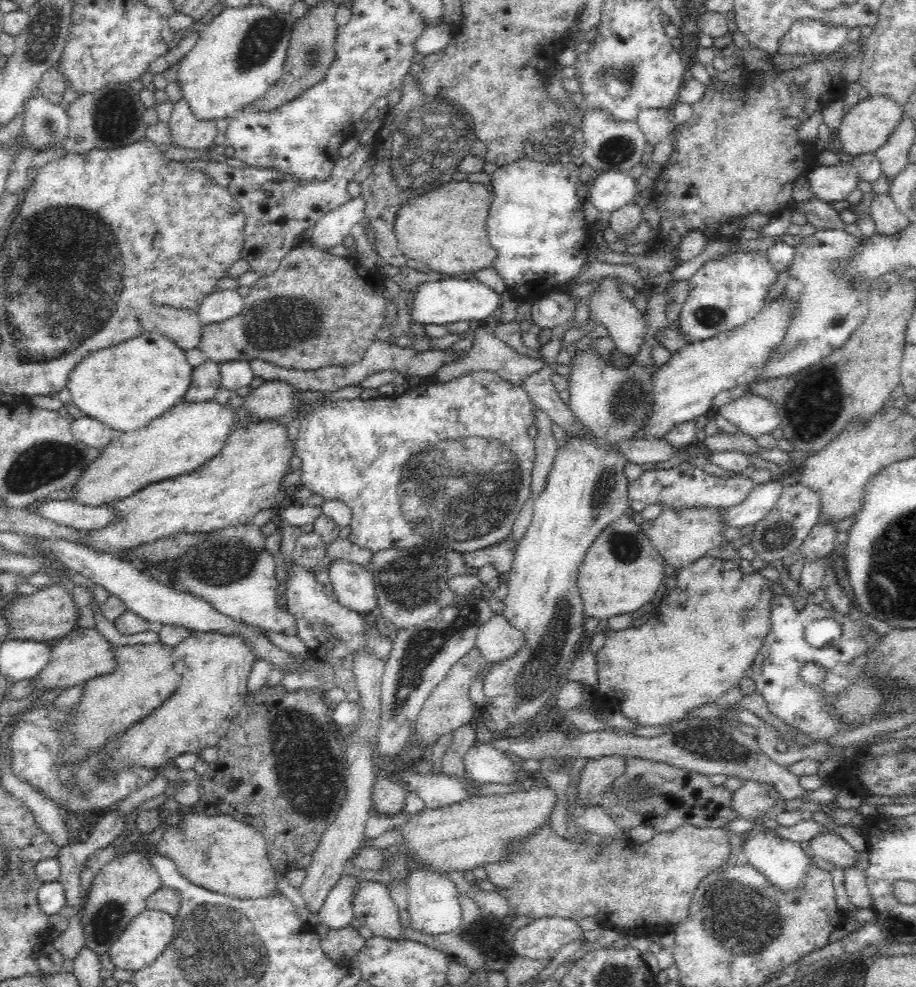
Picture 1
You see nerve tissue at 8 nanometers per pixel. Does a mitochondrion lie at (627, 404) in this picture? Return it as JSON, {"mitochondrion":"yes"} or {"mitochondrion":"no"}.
{"mitochondrion":"yes"}

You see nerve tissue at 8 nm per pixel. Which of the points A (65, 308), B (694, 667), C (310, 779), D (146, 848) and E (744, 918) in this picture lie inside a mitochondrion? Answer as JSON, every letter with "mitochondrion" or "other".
{"A":"mitochondrion","B":"other","C":"mitochondrion","D":"other","E":"mitochondrion"}

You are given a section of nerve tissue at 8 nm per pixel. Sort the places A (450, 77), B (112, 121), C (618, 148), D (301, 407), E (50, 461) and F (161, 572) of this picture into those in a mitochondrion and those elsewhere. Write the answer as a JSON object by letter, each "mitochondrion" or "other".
{"A":"other","B":"mitochondrion","C":"mitochondrion","D":"other","E":"mitochondrion","F":"mitochondrion"}

